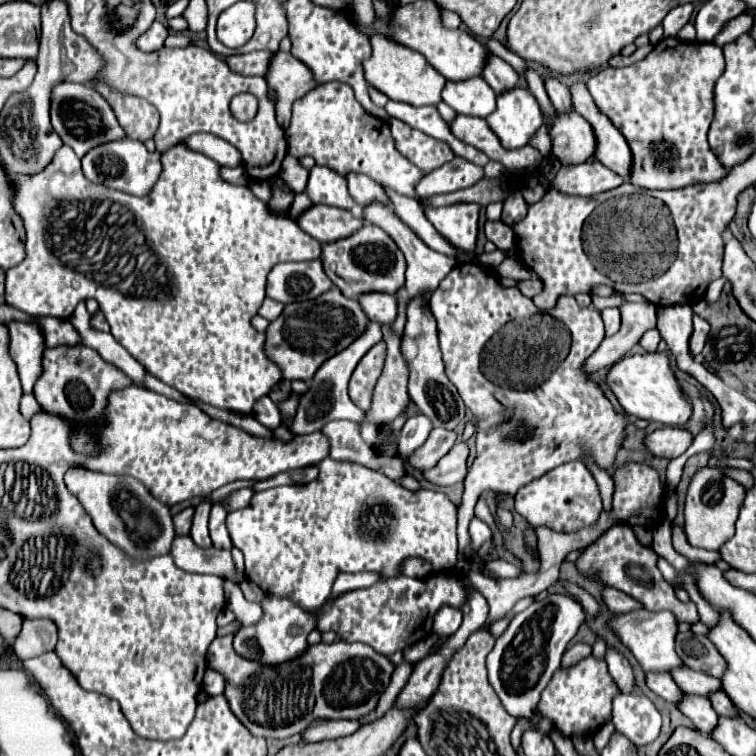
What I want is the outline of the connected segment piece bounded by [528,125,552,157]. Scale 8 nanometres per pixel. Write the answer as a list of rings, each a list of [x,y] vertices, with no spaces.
[[[542,125],[542,127],[540,127],[538,135],[534,135],[534,139],[530,139],[530,143],[528,143],[528,145],[532,145],[534,149],[538,149],[544,157],[552,151],[552,143],[550,143],[550,135],[548,135],[546,125]]]

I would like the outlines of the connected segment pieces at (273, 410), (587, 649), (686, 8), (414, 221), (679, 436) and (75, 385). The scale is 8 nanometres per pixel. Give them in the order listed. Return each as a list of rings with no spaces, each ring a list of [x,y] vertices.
[[[262,397],[258,399],[258,403],[254,405],[254,417],[264,425],[264,427],[280,427],[280,411],[278,411],[278,405],[270,399],[270,397]]]
[[[576,643],[566,649],[566,655],[562,657],[562,669],[570,669],[578,665],[582,659],[586,659],[592,653],[592,647],[586,643]]]
[[[690,3],[674,7],[674,9],[664,17],[664,21],[662,21],[664,35],[674,37],[674,35],[690,21],[690,15],[692,15],[692,5],[690,5]]]
[[[384,187],[384,191],[386,191],[386,195],[388,195],[388,199],[390,199],[392,207],[394,207],[394,213],[396,213],[410,229],[414,229],[416,235],[418,235],[430,249],[442,251],[442,253],[446,253],[446,255],[450,255],[450,257],[456,257],[458,249],[454,249],[450,243],[446,243],[446,239],[442,239],[442,237],[438,235],[438,231],[434,231],[434,227],[430,225],[430,221],[428,221],[426,215],[424,215],[424,211],[422,211],[418,199],[410,199],[410,197],[406,197],[406,195],[398,195],[396,191],[390,191],[388,187]]]
[[[662,427],[646,435],[644,439],[648,453],[664,459],[680,457],[690,447],[690,443],[692,443],[692,435],[682,427]]]
[[[62,345],[52,349],[46,347],[42,355],[42,375],[34,385],[34,397],[44,411],[62,415],[68,421],[86,427],[86,423],[94,423],[98,417],[102,417],[108,403],[108,393],[124,389],[128,385],[132,385],[130,377],[126,377],[114,365],[106,363],[90,347],[84,345]]]

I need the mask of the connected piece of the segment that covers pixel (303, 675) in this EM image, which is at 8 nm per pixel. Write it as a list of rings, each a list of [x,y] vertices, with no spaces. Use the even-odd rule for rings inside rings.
[[[232,633],[226,637],[216,637],[208,647],[206,661],[210,669],[226,677],[224,697],[228,699],[232,713],[242,721],[242,725],[246,725],[246,729],[254,737],[264,737],[264,739],[286,739],[304,733],[310,725],[318,721],[358,719],[370,713],[376,707],[394,671],[394,665],[390,663],[388,657],[376,653],[372,647],[366,647],[362,643],[346,643],[346,641],[334,641],[330,645],[318,643],[318,645],[310,645],[302,655],[298,655],[298,659],[292,659],[290,663],[264,665],[264,663],[254,663],[252,659],[238,657],[232,647],[232,639],[234,639]]]

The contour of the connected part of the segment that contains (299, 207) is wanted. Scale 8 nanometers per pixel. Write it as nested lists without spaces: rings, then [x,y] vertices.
[[[298,193],[296,199],[294,199],[294,203],[292,203],[292,207],[290,207],[290,215],[296,219],[296,217],[298,217],[302,211],[306,211],[310,205],[312,205],[310,197],[308,197],[306,193]]]

